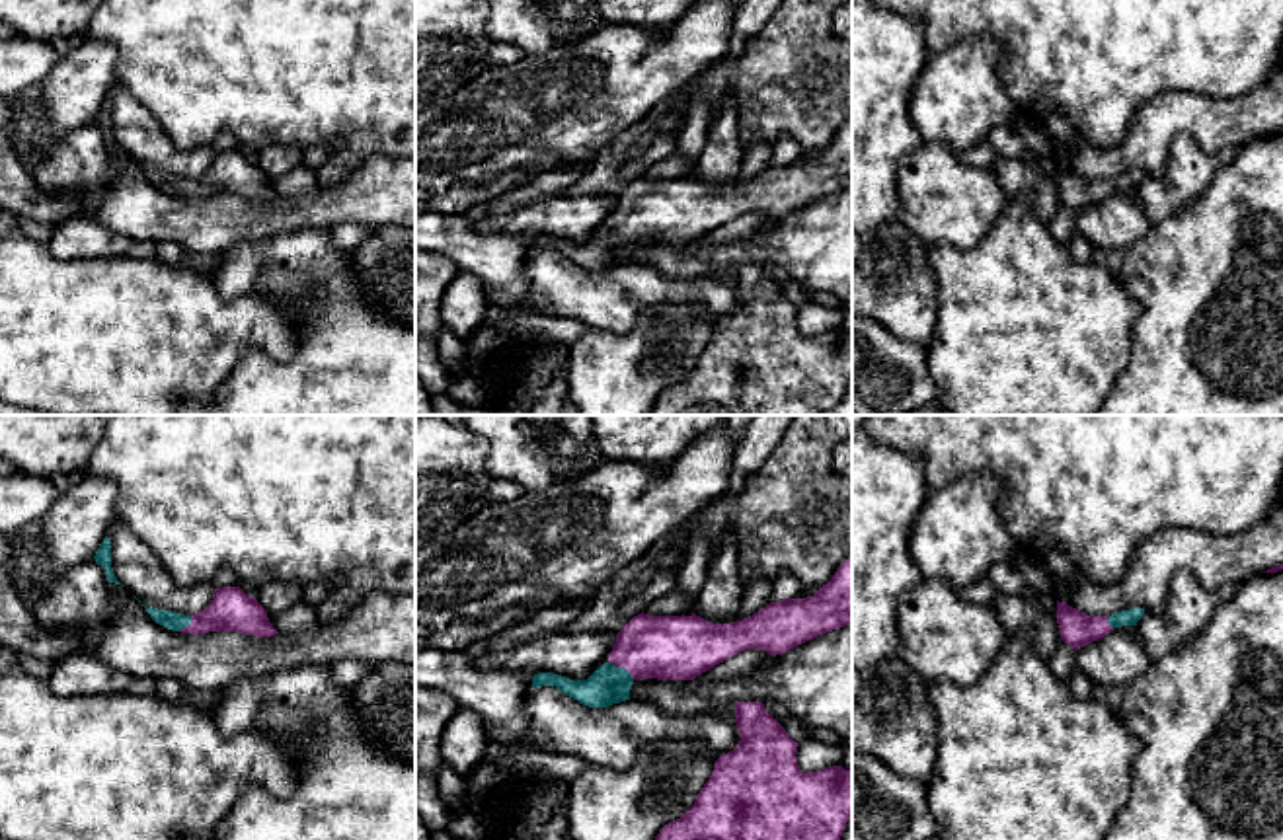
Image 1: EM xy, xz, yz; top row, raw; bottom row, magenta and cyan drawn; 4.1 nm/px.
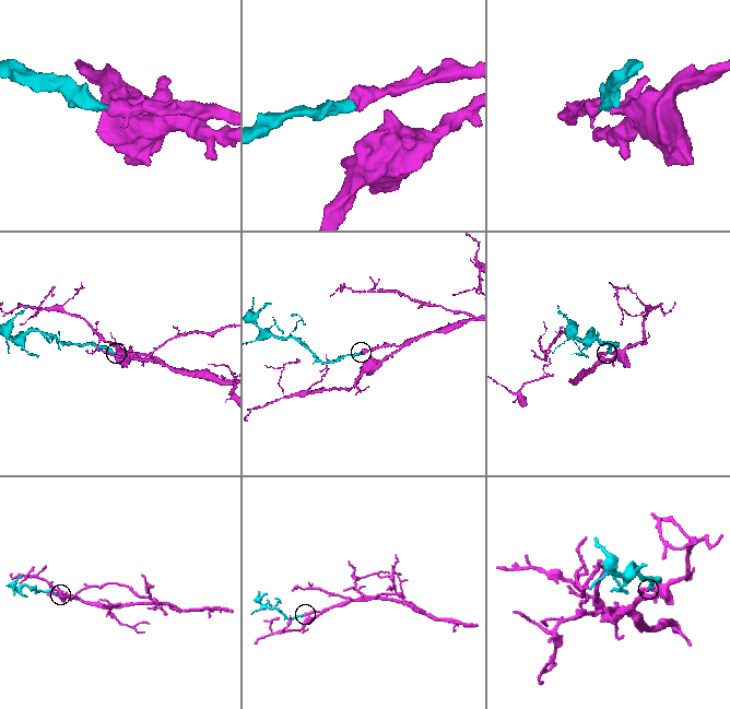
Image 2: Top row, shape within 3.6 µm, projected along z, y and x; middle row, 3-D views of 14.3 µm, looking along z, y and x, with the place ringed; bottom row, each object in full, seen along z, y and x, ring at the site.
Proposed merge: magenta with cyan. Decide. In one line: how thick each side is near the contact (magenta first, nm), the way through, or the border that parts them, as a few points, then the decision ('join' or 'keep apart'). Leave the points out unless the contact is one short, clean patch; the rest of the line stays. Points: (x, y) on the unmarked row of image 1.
280 nm thick on the magenta side, 160 nm on the other; runs through xz (667, 211), (644, 211), (622, 230), (609, 248); join

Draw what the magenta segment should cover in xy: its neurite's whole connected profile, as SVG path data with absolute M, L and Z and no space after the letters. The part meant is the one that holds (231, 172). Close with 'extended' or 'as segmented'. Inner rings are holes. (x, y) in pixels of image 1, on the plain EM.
M240 150L214 152L211 168L193 179L158 173L144 170L150 181L181 197L209 197L209 195L238 195L255 201L271 201L279 197L267 181L267 173L246 158Z; extended

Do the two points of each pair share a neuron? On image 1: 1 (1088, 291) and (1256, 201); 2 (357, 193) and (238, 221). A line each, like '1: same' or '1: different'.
1: different
2: same

